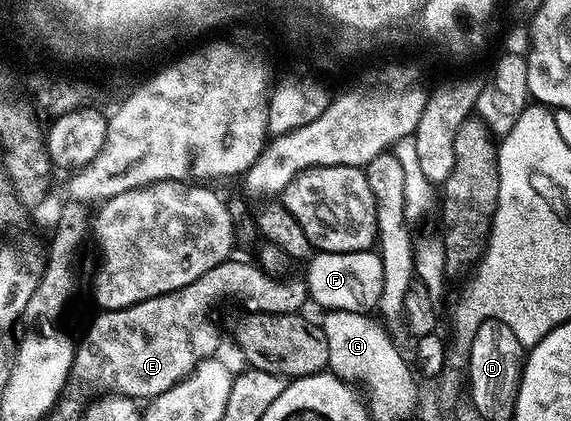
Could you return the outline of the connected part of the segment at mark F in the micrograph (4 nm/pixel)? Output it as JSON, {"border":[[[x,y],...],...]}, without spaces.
{"border":[[[355,250],[345,254],[316,252],[311,255],[308,264],[308,298],[324,306],[325,311],[345,310],[367,314],[377,309],[383,292],[382,260],[379,253],[372,250]]]}

